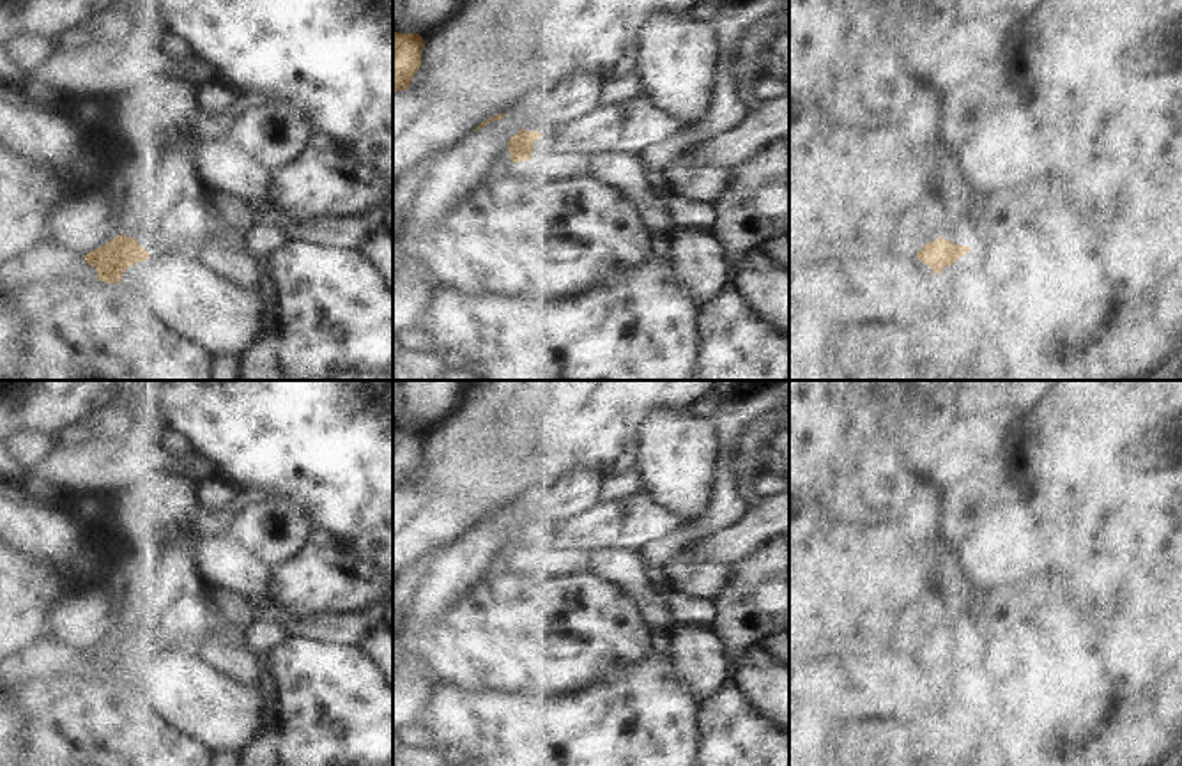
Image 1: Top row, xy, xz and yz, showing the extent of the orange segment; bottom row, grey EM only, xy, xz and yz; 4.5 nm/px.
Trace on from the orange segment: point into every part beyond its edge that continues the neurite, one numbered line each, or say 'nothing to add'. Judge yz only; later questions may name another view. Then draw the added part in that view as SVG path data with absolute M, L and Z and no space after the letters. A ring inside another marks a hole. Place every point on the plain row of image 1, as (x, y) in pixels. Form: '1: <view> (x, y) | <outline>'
1: yz (958, 591) | M943 555L938 584L945 594L945 635L957 642L970 642L975 589L956 561Z

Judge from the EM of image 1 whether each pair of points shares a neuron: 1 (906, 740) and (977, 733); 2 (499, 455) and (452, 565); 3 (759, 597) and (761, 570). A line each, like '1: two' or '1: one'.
1: one
2: two
3: one

